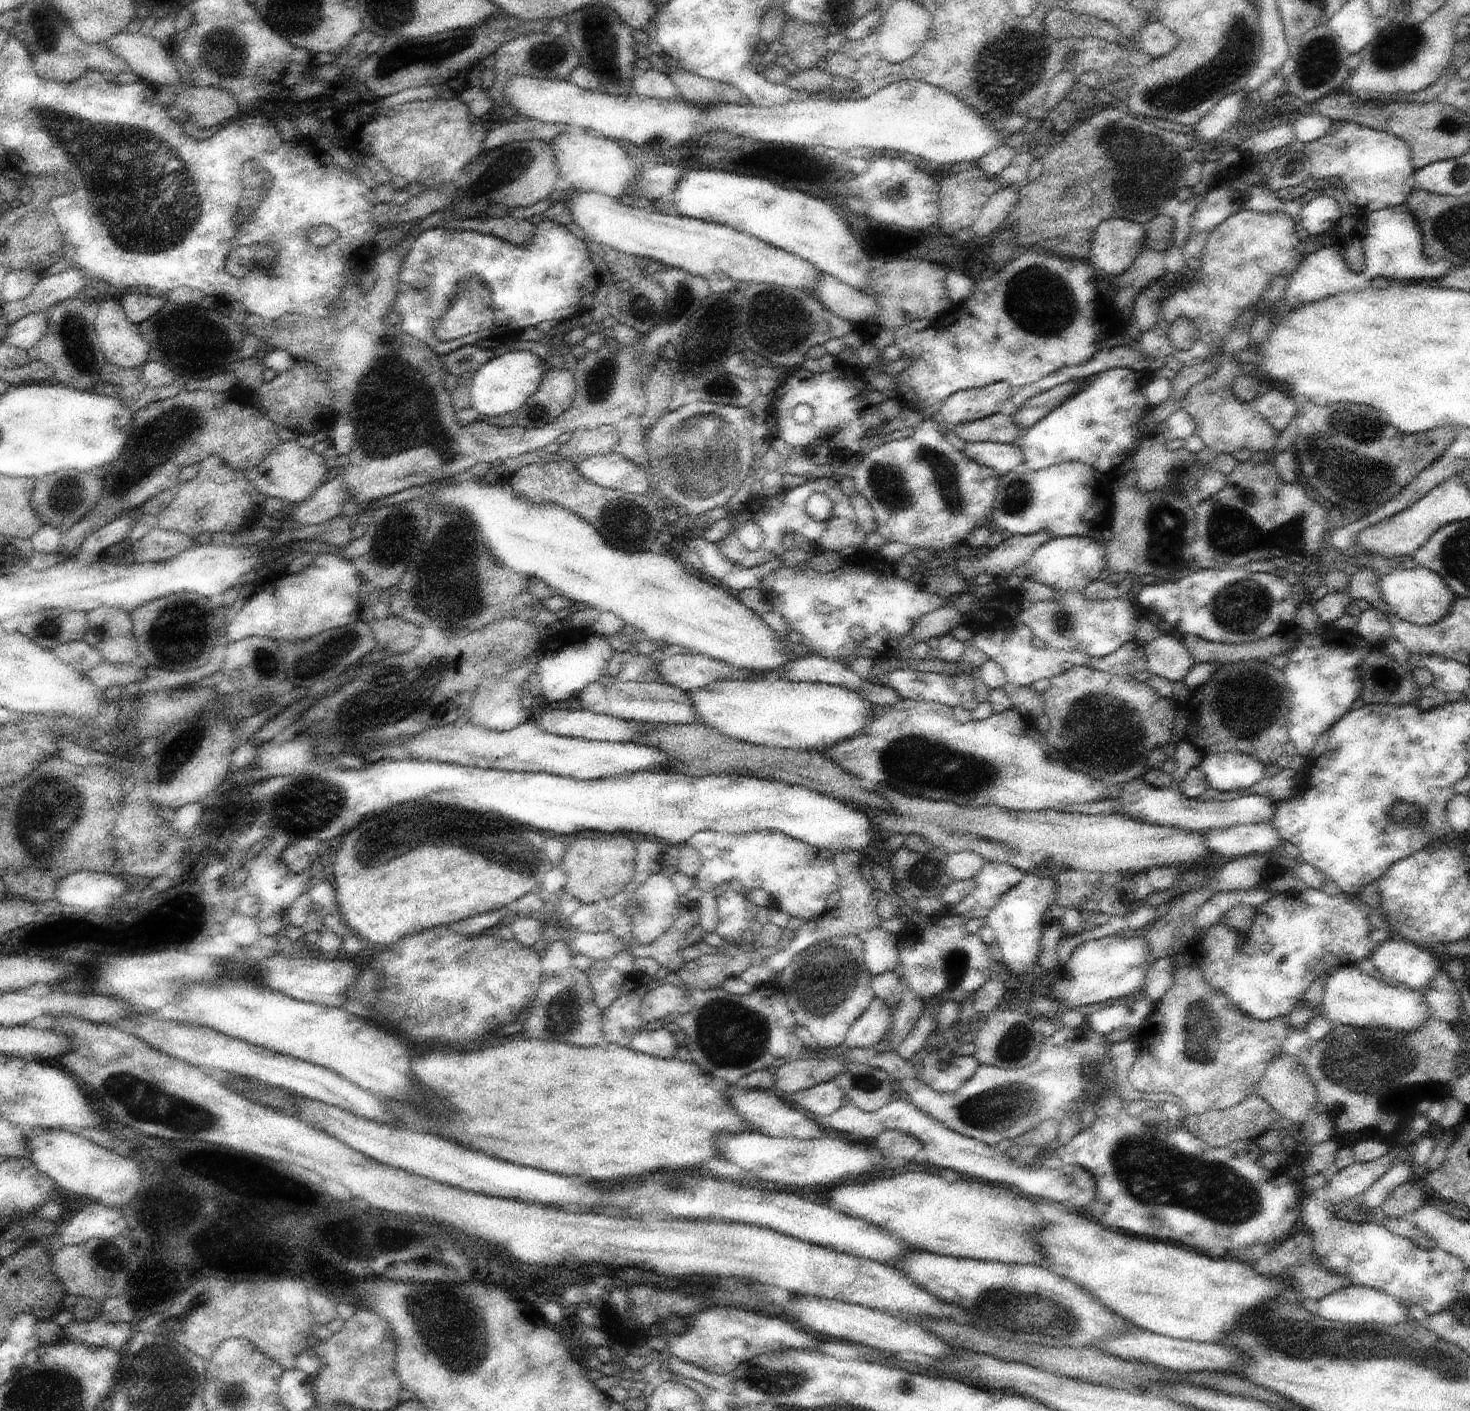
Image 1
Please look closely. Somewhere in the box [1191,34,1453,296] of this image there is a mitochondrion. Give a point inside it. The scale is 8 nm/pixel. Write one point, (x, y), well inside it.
(1316, 53)

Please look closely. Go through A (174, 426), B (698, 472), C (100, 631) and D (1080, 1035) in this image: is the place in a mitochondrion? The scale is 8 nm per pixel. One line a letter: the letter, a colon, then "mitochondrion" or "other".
A: mitochondrion
B: mitochondrion
C: mitochondrion
D: other

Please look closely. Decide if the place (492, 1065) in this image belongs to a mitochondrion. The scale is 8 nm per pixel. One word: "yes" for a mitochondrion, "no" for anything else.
no

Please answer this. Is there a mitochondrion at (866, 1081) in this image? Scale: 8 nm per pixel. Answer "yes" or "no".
yes

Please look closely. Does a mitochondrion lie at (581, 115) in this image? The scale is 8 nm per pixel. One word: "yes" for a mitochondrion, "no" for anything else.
no

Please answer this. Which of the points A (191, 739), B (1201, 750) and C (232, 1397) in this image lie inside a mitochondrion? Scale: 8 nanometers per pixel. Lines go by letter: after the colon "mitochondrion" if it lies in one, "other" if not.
A: mitochondrion
B: other
C: mitochondrion

